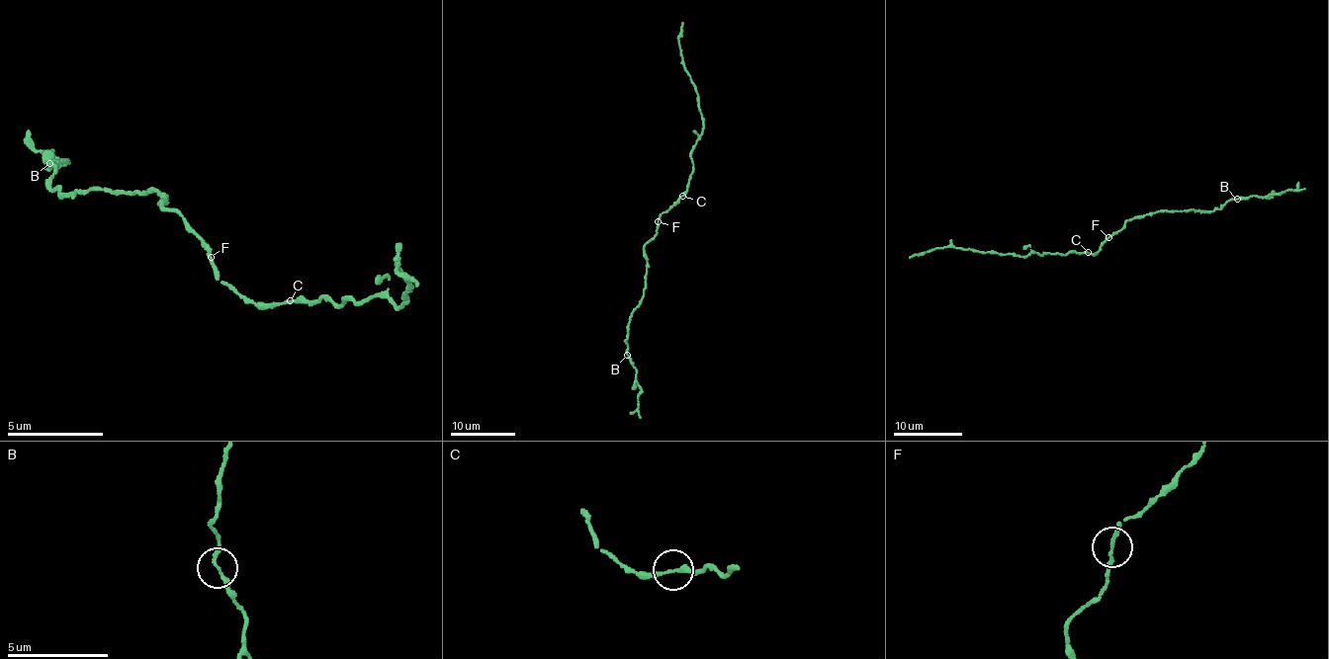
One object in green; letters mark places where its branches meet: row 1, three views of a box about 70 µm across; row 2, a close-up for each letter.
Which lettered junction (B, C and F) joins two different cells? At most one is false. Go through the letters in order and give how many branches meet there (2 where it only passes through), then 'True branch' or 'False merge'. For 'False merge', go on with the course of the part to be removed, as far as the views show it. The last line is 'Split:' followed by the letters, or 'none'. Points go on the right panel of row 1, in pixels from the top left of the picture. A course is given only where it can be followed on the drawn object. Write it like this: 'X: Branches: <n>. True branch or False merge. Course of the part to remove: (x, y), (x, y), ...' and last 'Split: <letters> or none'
B: Branches: 2. True branch
C: Branches: 2. True branch
F: Branches: 2. True branch
Split: none

